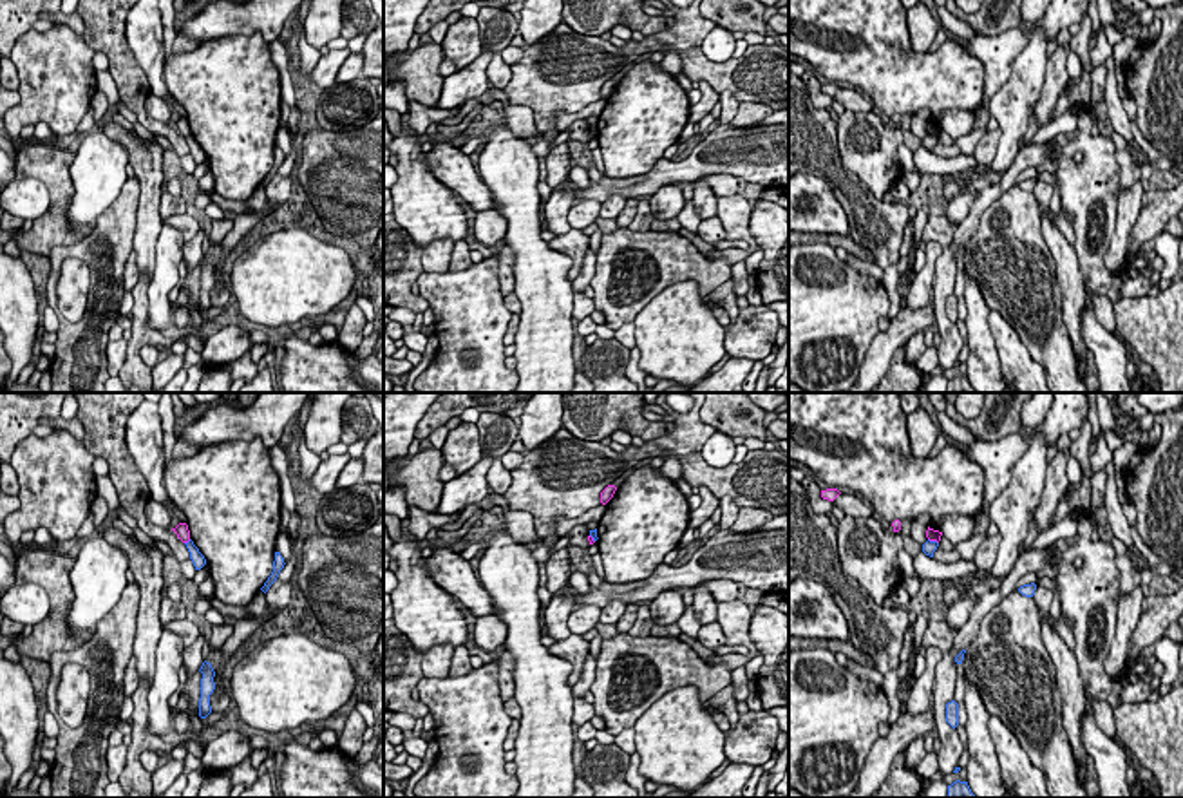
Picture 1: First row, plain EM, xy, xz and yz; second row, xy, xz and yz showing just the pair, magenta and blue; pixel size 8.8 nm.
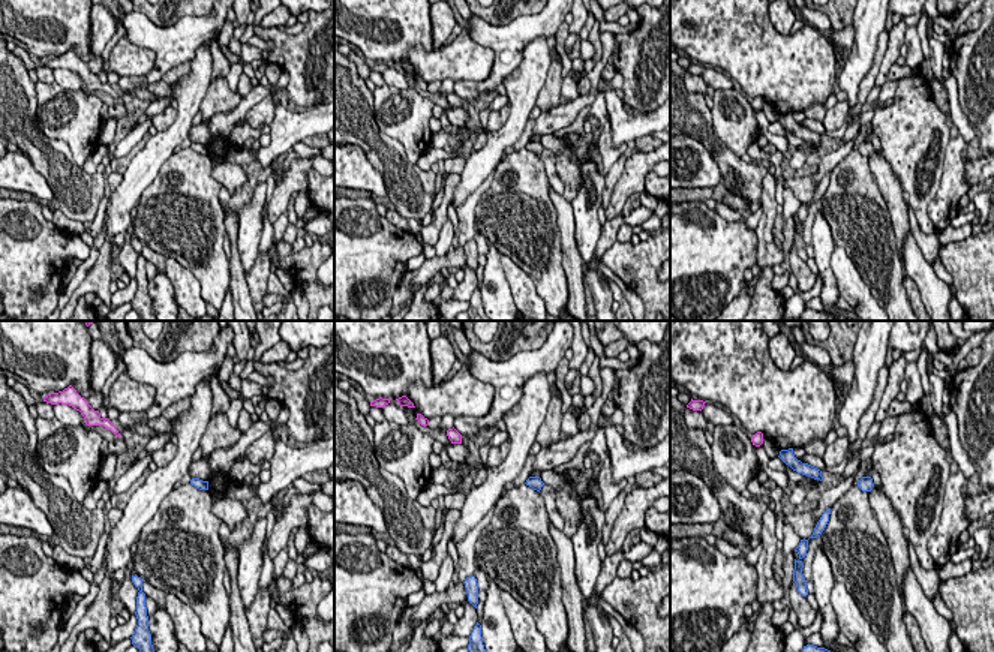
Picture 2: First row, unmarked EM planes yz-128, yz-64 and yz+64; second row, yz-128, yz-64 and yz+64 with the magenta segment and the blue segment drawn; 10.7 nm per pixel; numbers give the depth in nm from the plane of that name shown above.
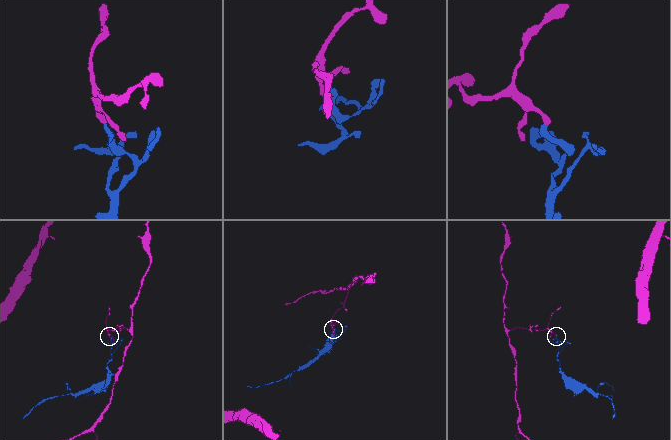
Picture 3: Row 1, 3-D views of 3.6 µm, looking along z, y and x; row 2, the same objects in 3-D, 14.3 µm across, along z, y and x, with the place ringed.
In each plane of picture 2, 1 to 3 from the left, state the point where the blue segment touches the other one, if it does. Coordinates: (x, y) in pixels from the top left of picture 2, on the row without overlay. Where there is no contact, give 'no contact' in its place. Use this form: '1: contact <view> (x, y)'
1: no contact
2: no contact
3: no contact

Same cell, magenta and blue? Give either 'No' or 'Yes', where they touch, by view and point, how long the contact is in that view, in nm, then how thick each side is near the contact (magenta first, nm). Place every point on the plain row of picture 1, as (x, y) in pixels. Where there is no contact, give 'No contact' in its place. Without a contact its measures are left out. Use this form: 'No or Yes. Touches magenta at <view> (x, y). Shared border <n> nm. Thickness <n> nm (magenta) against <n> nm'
No. Touches magenta at xy (187, 136). Shared border 70 nm. Thickness 120 nm (magenta) against 120 nm

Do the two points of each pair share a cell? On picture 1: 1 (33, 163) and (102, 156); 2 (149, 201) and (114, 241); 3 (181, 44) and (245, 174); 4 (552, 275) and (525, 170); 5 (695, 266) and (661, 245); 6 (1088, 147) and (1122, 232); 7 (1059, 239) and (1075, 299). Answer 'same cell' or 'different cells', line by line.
1: different cells
2: different cells
3: different cells
4: same cell
5: same cell
6: different cells
7: same cell

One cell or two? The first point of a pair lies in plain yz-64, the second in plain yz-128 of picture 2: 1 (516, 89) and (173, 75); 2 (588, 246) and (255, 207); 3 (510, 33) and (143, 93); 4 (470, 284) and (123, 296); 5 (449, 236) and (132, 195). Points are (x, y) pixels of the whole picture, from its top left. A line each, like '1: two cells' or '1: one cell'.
1: two cells
2: one cell
3: two cells
4: one cell
5: two cells

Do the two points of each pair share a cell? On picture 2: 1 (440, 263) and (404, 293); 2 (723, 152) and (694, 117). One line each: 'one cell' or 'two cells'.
1: one cell
2: one cell

